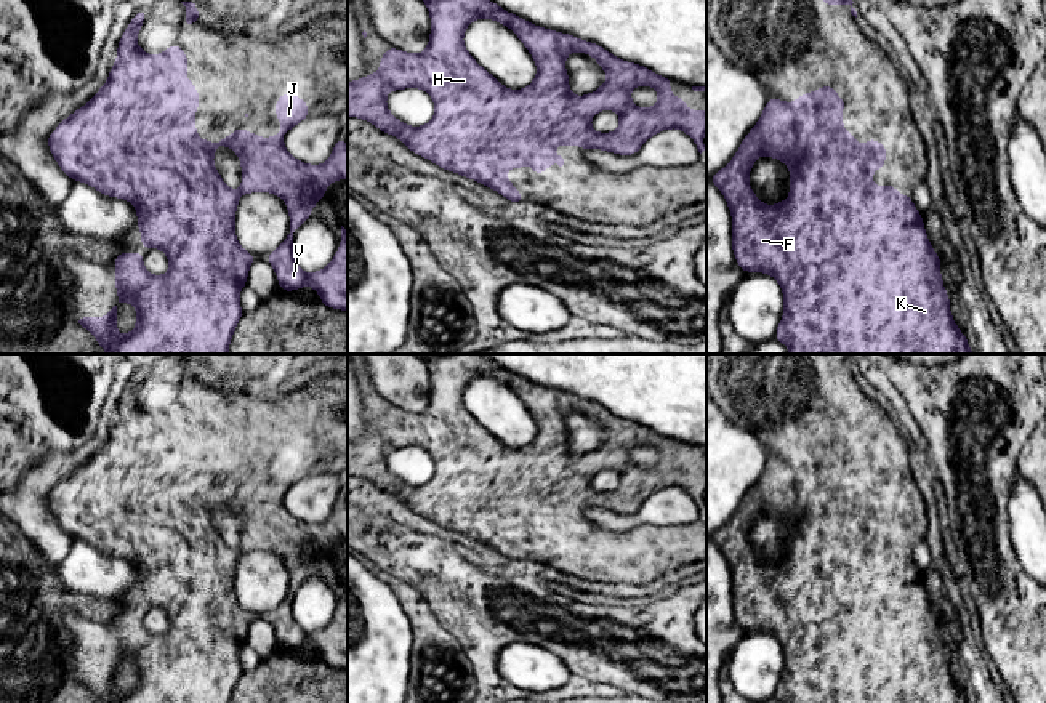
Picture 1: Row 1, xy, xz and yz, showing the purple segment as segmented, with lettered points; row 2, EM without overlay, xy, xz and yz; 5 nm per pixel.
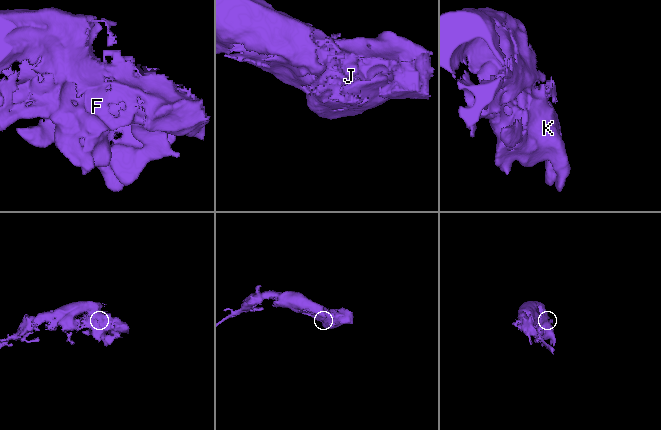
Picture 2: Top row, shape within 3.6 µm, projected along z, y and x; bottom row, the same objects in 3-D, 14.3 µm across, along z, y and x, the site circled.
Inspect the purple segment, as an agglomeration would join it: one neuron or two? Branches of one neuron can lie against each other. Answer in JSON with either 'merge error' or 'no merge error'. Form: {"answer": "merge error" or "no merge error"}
{"answer": "no merge error"}

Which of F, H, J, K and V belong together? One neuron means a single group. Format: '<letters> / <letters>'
F H J K V

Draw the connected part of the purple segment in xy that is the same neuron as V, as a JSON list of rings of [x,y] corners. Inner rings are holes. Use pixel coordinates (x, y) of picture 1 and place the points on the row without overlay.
[[[139,367],[125,388],[117,405],[117,420],[109,429],[107,440],[83,466],[64,477],[46,496],[46,501],[54,519],[72,540],[83,540],[106,556],[125,557],[135,564],[138,572],[136,584],[141,588],[141,604],[163,609],[170,620],[170,628],[165,634],[151,634],[143,625],[143,612],[119,612],[115,615],[119,661],[109,665],[107,676],[75,676],[75,682],[90,689],[99,703],[229,703],[243,674],[239,653],[247,644],[250,623],[256,617],[237,601],[234,588],[235,568],[243,552],[259,549],[282,556],[290,573],[290,593],[266,615],[277,633],[280,649],[293,650],[311,644],[320,653],[324,665],[348,669],[348,589],[343,584],[340,609],[327,626],[306,633],[293,617],[293,591],[311,575],[312,565],[324,557],[330,541],[335,541],[338,536],[348,538],[346,498],[338,496],[330,517],[322,524],[308,524],[296,519],[285,508],[284,493],[311,474],[306,458],[298,458],[293,452],[284,452],[276,460],[276,476],[282,480],[282,488],[276,495],[258,496],[255,492],[239,485],[229,496],[219,496],[216,504],[211,503],[210,496],[200,501],[199,492],[194,488],[197,477],[192,476],[199,469],[199,450],[186,437],[186,428],[191,421],[186,418],[184,408],[173,402],[165,412],[151,415],[136,402],[136,394],[147,372]],[[223,504],[229,504],[240,517],[242,544],[239,549],[229,548],[213,524],[213,512]],[[128,660],[136,668],[138,681],[131,692],[119,695],[115,682],[119,665]]]

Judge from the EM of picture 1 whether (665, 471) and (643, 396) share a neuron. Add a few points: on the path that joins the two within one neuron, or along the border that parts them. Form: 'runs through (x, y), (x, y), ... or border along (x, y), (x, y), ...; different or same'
border along (617, 415), (687, 444); different

